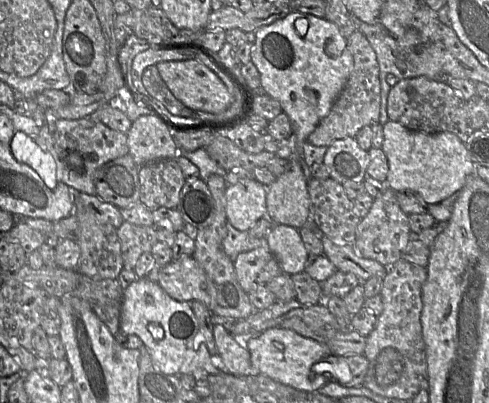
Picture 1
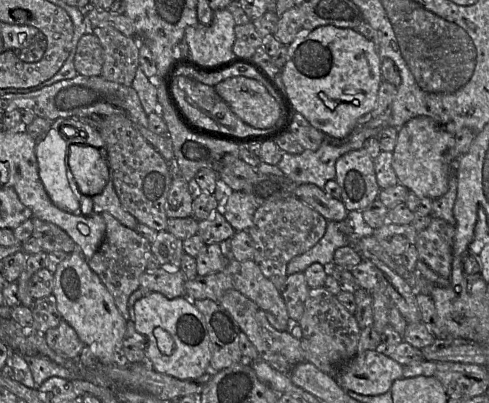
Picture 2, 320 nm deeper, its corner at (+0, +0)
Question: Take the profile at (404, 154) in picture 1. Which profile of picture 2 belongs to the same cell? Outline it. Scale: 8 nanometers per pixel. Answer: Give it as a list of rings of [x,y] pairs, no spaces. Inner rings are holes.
[[[419,116],[405,123],[398,129],[396,145],[392,151],[392,167],[398,183],[418,196],[433,200],[444,195],[454,166],[449,162],[448,150],[454,144],[454,135],[430,117]]]

